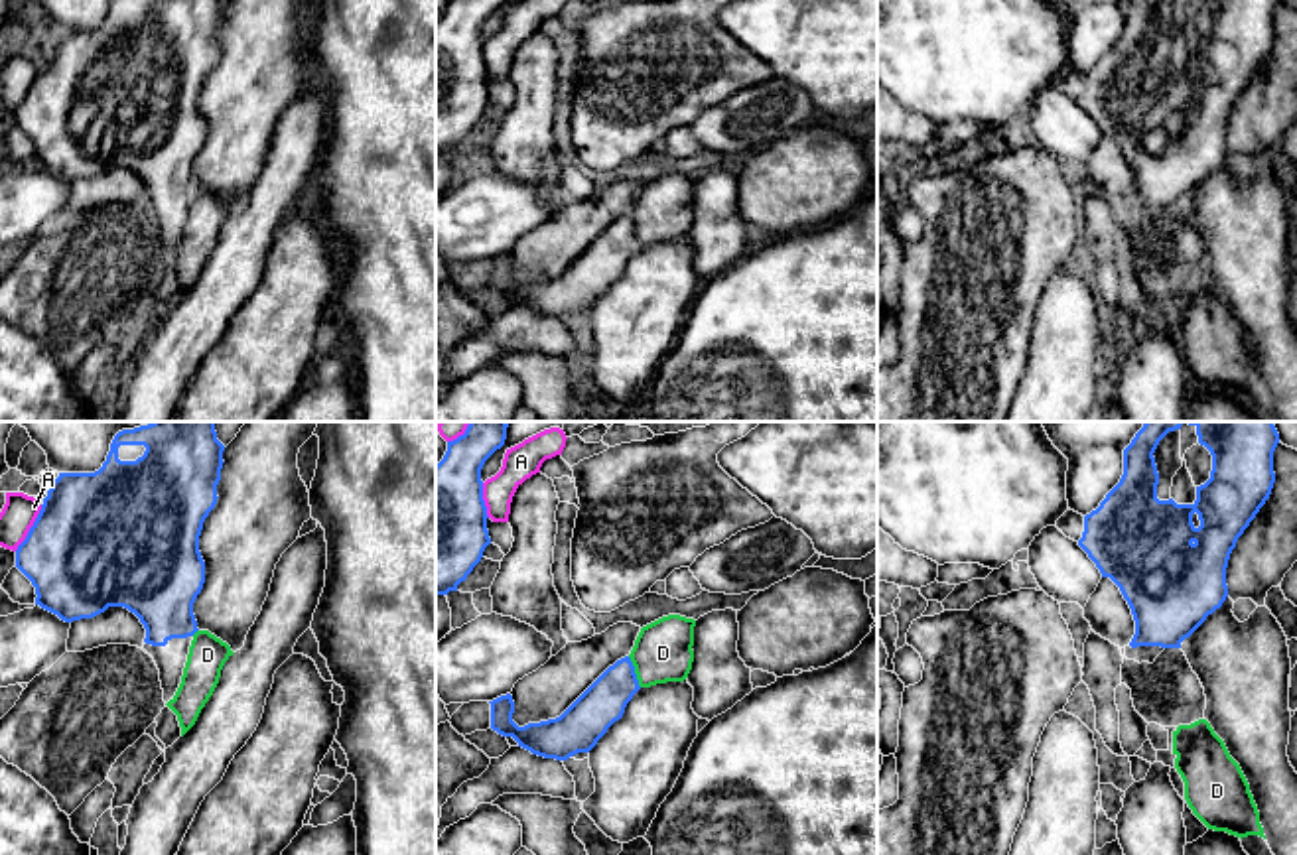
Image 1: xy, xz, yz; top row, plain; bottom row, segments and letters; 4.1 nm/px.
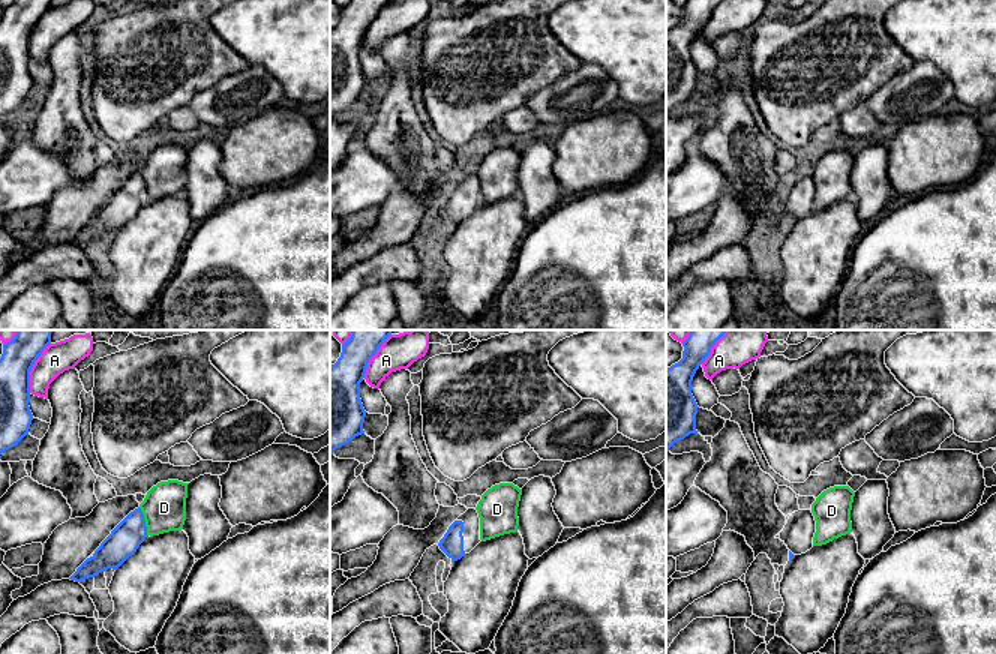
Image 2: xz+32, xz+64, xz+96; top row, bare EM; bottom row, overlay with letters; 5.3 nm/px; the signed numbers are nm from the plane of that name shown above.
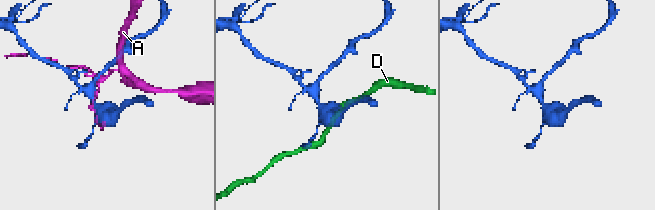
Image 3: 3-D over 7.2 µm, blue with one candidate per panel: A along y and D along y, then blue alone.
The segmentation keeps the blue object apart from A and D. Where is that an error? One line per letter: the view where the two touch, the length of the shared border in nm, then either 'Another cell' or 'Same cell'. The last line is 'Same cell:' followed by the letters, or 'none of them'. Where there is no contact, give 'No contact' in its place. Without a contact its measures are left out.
A: Touches blue in xy. Shared border 220 nm. Another cell
D: Touches blue in xz. Shared border 140 nm. Another cell
Same cell: none of them

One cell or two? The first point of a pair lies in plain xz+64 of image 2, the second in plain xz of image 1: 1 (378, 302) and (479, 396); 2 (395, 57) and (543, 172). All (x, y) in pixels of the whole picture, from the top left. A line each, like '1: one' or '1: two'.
1: one
2: one

